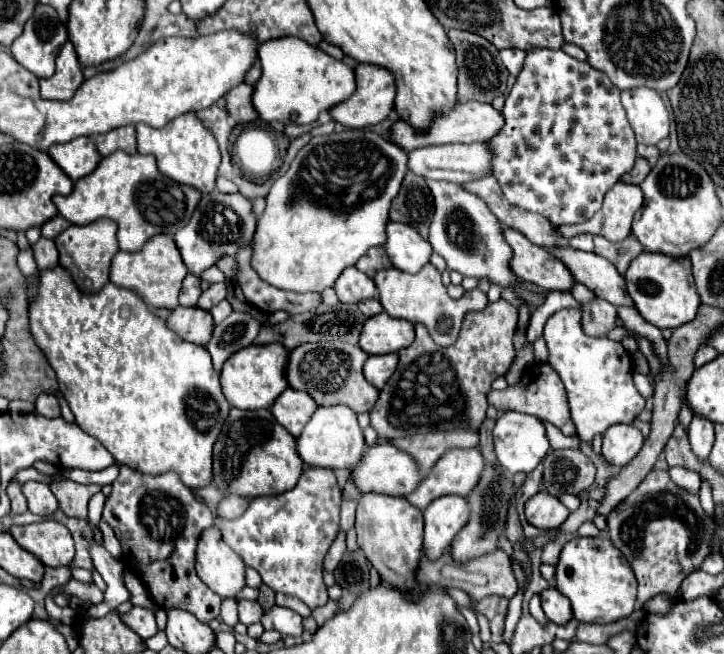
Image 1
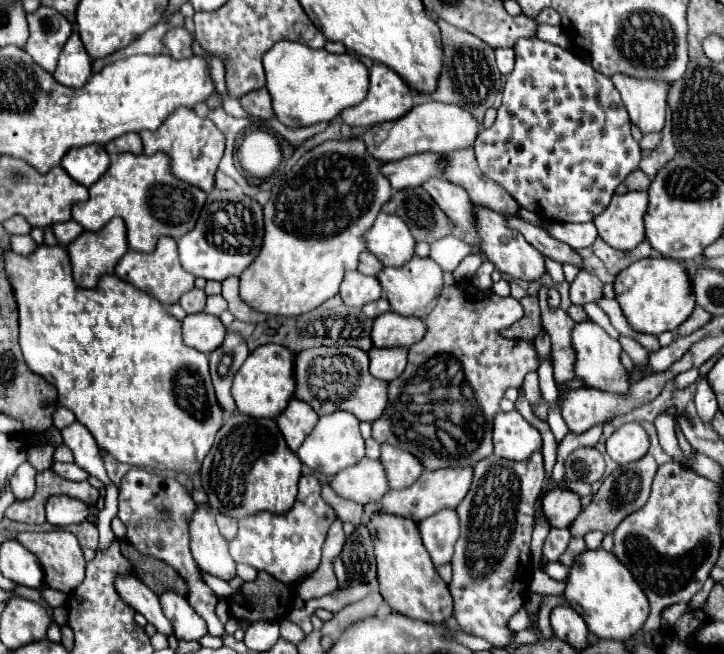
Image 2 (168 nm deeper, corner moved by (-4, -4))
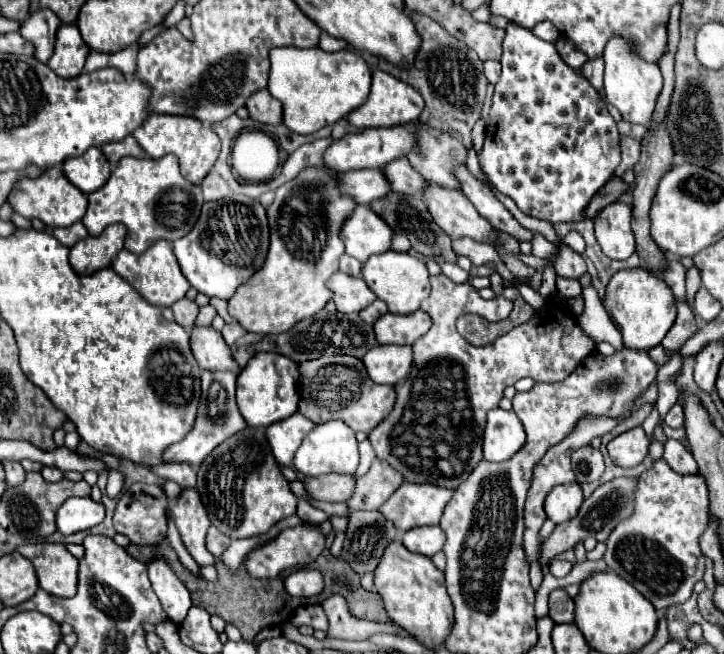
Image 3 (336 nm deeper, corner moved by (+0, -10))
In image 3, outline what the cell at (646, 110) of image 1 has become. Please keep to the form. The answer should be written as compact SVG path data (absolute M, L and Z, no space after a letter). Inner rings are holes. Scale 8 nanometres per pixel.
M611 38L611 42L607 42L605 46L603 58L605 58L605 96L607 100L615 104L623 120L647 126L653 116L657 96L663 88L663 78L661 78L661 70L657 62L647 62L639 58L627 38Z

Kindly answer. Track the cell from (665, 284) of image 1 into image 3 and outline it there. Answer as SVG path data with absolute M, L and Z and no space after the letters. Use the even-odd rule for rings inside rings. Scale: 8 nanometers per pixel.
M631 268L613 274L613 278L607 284L603 306L609 318L619 328L623 336L623 346L631 350L651 350L653 346L661 344L677 316L671 288L645 268Z

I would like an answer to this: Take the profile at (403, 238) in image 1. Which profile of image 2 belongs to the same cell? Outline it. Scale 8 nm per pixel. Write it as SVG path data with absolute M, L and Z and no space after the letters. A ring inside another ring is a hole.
M379 214L375 224L365 232L367 250L379 256L385 266L403 266L415 256L415 238L411 236L407 224L399 216Z

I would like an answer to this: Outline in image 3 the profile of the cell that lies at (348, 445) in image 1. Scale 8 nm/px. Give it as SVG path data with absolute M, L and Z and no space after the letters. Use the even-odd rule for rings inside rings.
M339 420L317 424L315 430L311 430L311 434L307 434L307 438L303 440L303 446L299 446L293 464L305 476L321 476L321 474L331 474L331 472L353 474L359 464L355 432L347 428L345 422L339 422Z

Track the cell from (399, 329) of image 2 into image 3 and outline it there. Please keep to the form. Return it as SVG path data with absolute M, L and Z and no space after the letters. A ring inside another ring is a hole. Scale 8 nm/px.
M423 310L411 314L387 312L373 324L373 328L379 344L413 344L431 328L431 318Z

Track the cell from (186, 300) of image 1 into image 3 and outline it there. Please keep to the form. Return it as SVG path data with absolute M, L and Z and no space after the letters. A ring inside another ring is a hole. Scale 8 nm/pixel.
M181 298L171 308L173 308L173 314L175 314L175 322L179 326L183 326L185 330L191 330L193 322L195 322L195 318L199 314L199 306L189 298Z

